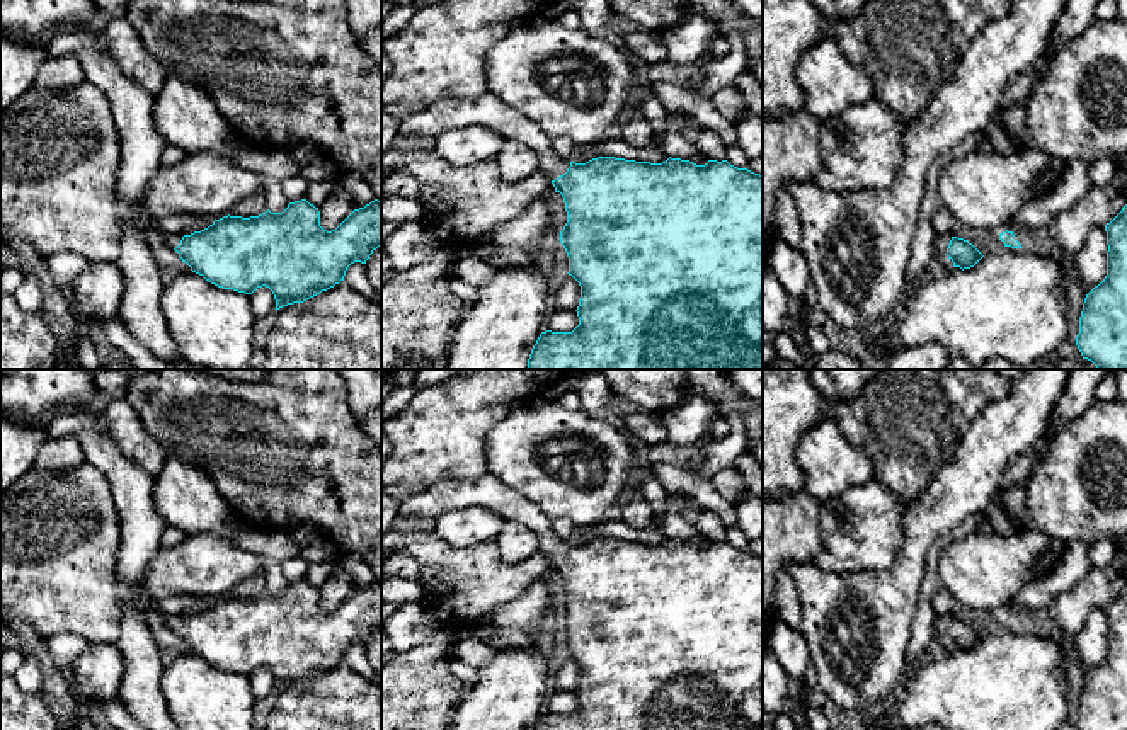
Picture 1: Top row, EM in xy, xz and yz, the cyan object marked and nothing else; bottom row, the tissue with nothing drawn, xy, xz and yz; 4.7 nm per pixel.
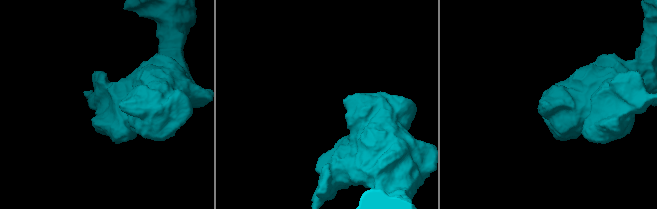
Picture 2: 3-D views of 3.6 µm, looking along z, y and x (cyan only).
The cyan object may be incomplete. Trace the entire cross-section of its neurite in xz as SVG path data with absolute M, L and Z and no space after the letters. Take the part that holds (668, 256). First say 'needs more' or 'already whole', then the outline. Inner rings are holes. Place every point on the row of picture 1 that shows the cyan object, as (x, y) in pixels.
needs more; M492 94L414 111L398 124L392 150L427 148L443 131L472 124L528 145L565 202L560 243L569 257L567 274L581 286L579 325L572 332L541 332L528 369L763 369L763 175L727 160L705 165L671 157L662 163L615 157L569 162L555 153L552 138L535 123Z

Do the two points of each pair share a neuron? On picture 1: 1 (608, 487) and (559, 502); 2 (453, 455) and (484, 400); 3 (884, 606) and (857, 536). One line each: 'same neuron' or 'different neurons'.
1: same neuron
2: same neuron
3: different neurons

